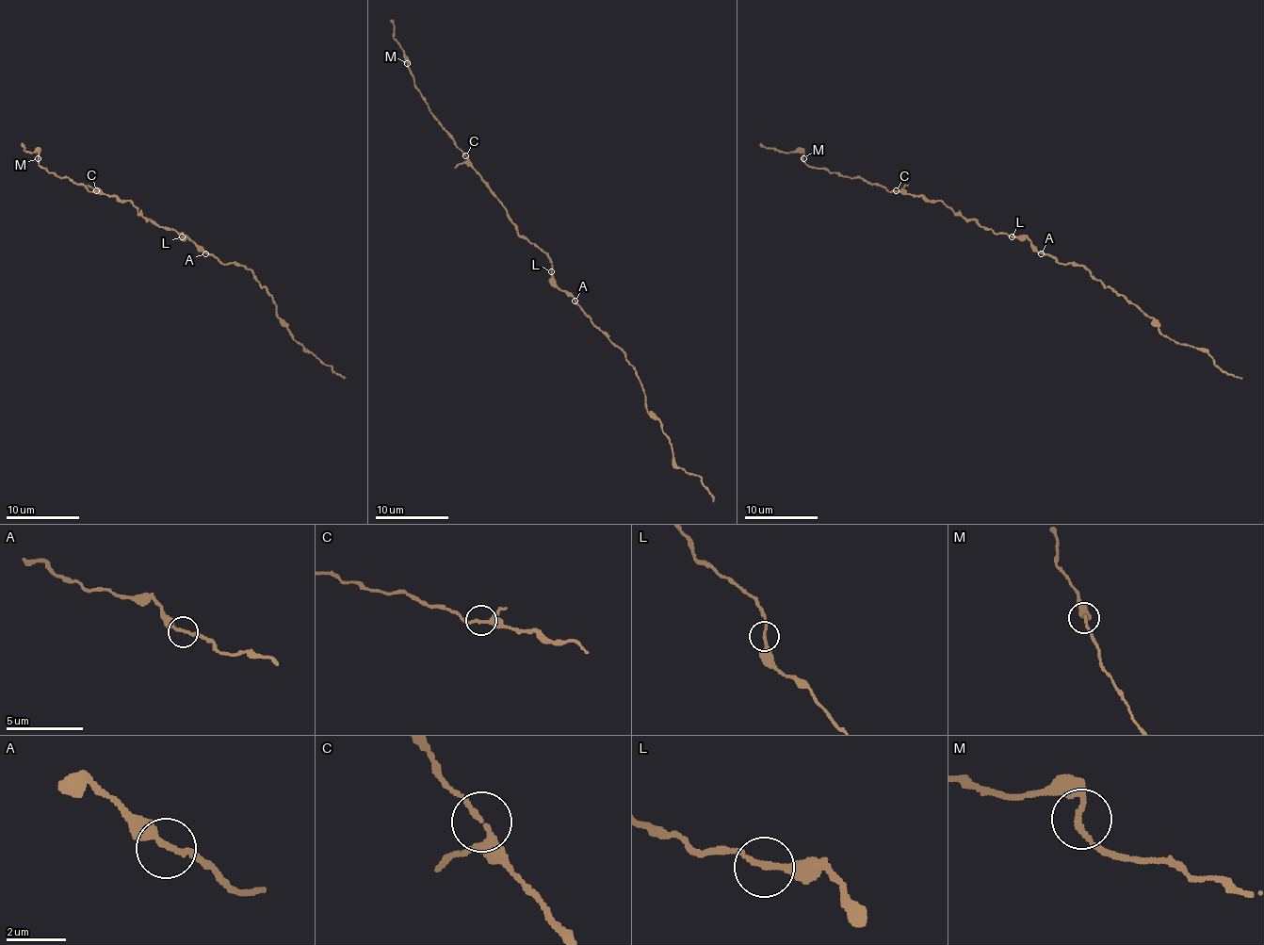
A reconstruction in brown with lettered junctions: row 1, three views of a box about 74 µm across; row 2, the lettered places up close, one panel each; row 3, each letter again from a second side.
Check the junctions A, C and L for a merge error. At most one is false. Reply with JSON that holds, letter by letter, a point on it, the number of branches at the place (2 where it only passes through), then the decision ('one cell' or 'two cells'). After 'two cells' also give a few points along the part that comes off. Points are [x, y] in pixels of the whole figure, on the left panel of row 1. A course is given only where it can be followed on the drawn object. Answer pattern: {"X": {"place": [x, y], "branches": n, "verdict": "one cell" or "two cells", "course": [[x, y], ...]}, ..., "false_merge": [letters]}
{"A": {"place": [205, 253], "branches": 2, "verdict": "one cell"}, "C": {"place": [96, 190], "branches": 3, "verdict": "one cell"}, "L": {"place": [182, 236], "branches": 2, "verdict": "one cell"}, "false_merge": []}

